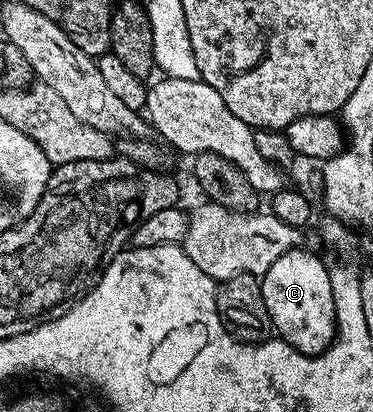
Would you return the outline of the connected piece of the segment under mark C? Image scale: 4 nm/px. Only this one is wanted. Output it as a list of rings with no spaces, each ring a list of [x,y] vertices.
[[[307,247],[290,249],[261,278],[261,295],[265,299],[267,320],[276,329],[278,340],[292,345],[298,353],[324,353],[335,339],[335,304],[328,262],[323,262]]]

